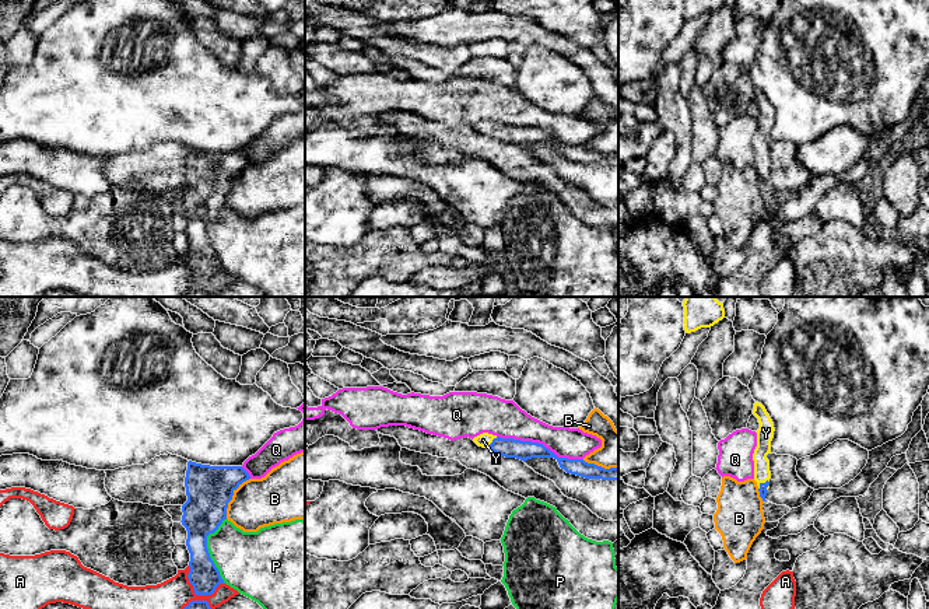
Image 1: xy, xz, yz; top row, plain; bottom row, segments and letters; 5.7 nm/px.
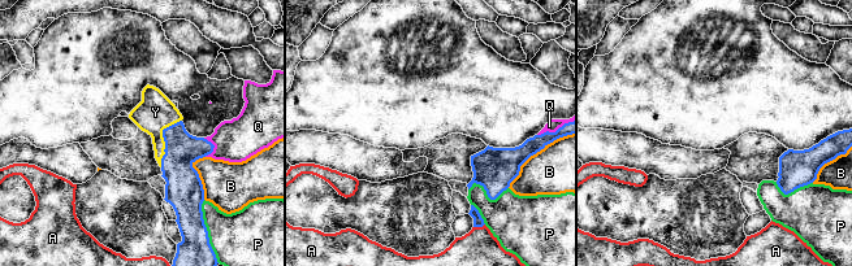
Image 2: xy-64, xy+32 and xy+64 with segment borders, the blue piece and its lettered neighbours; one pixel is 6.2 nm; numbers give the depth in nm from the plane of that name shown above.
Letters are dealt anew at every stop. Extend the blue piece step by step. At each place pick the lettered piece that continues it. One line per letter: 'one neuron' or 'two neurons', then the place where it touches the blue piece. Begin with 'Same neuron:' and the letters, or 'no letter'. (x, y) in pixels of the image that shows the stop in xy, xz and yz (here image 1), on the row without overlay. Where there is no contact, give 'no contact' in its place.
Same neuron: Y
A: two neurons | xy (196, 280)
B: two neurons | xy (231, 184)
P: two neurons | xy (207, 237)
Q: two neurons | xz (540, 130)
Y: one neuron | yz (761, 170)

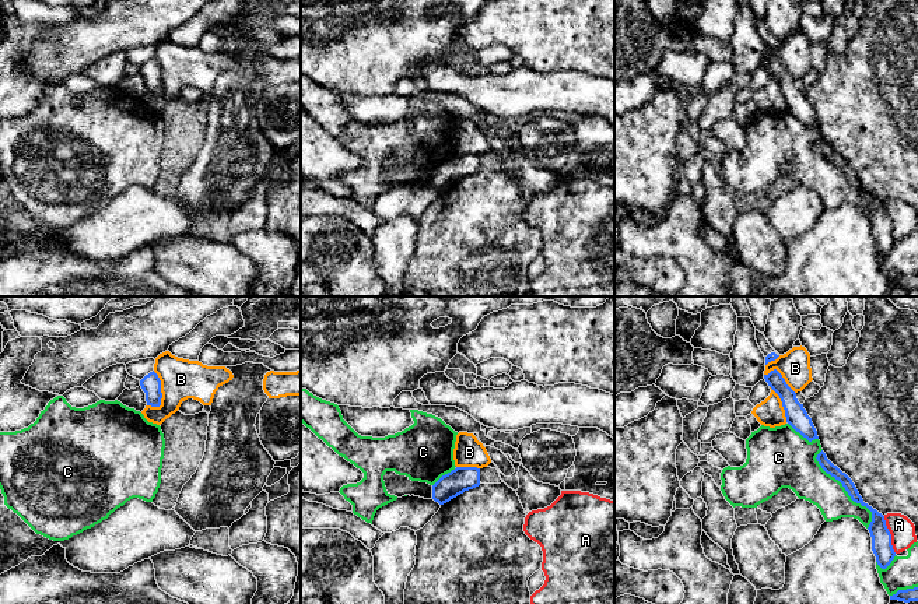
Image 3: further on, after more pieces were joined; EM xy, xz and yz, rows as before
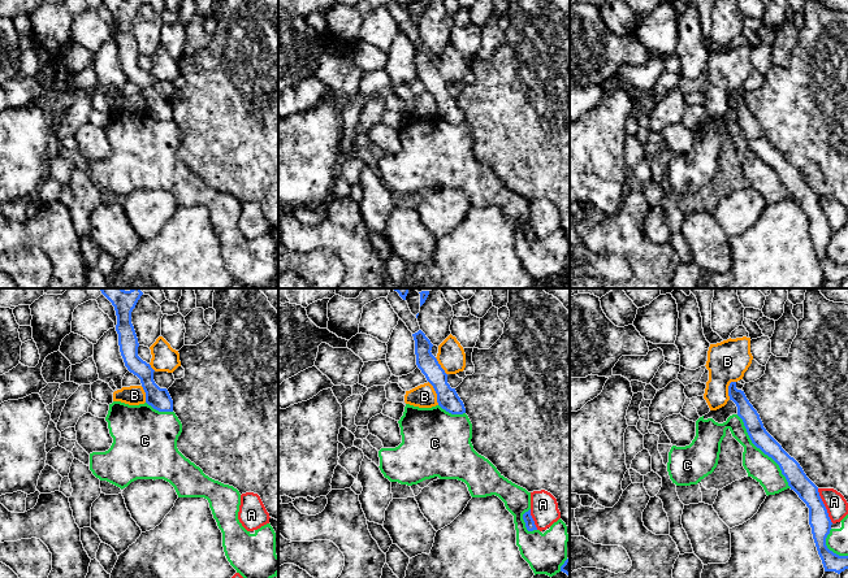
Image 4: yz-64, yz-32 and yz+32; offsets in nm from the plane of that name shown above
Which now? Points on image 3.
Same neuron: no letter
A: two neurons | yz (890, 221)
B: two neurons | xy (160, 76)
C: two neurons | yz (845, 176)

